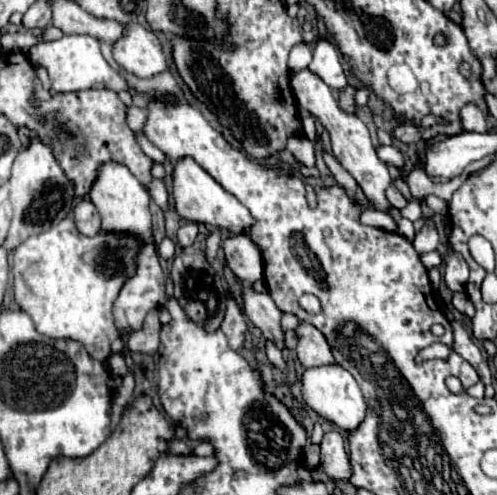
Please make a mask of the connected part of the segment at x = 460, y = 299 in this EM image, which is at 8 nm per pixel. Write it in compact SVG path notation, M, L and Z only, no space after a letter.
M464 291L453 294L452 304L456 310L470 318L475 315L475 307Z

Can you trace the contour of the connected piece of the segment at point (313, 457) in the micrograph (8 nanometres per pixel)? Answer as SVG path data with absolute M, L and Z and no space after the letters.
M309 444L305 450L305 462L307 462L307 470L315 470L319 468L319 446Z

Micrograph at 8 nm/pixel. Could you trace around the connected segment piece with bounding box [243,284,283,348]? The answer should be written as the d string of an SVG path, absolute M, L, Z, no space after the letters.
M243 286L243 312L263 332L265 338L273 340L277 348L283 348L283 330L279 326L281 310L275 306L267 292L257 292L253 286Z

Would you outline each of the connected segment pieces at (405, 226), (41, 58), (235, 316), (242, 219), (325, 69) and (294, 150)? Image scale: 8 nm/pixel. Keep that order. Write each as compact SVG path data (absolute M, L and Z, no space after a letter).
M391 210L391 216L393 216L393 220L397 222L397 232L401 234L401 236L405 236L409 242L415 238L415 228L413 228L413 222L409 222L407 218L401 218L401 214L399 214L399 210Z
M65 34L55 42L37 44L29 50L29 60L37 62L47 70L55 92L77 92L89 88L107 88L113 92L129 90L129 84L103 58L97 38L87 34Z
M231 294L227 298L227 314L225 314L225 320L223 320L221 330L227 336L229 348L235 350L235 352L239 352L243 348L243 342L245 342L247 322L245 322L245 316L243 316L241 308L237 306L237 302L233 300Z
M183 156L173 164L173 202L177 214L189 222L211 224L233 234L245 234L245 230L253 224L249 210L233 194L229 194L207 170L203 170L191 156Z
M329 40L317 42L317 46L313 50L313 60L309 64L309 70L319 74L319 78L323 78L323 82L327 82L327 86L331 86L331 88L343 90L347 86L345 72L339 64L337 48Z
M289 138L287 142L287 150L307 168L315 166L315 146L311 140L307 138Z

